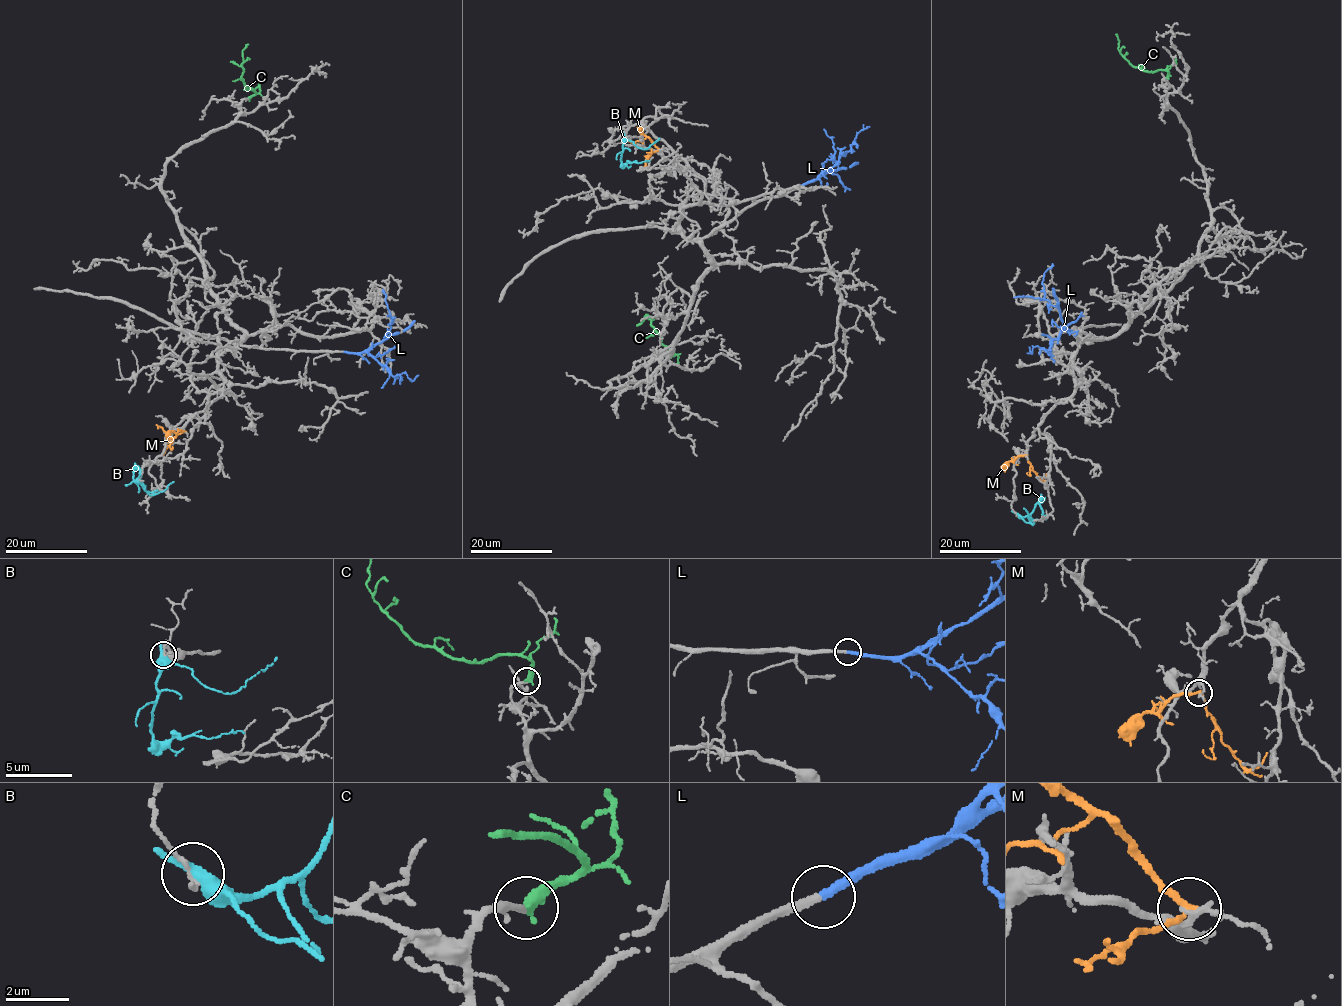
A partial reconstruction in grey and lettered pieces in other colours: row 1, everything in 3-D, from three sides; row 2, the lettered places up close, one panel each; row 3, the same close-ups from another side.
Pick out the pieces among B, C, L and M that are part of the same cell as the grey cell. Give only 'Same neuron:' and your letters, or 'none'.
Same neuron: C, L

